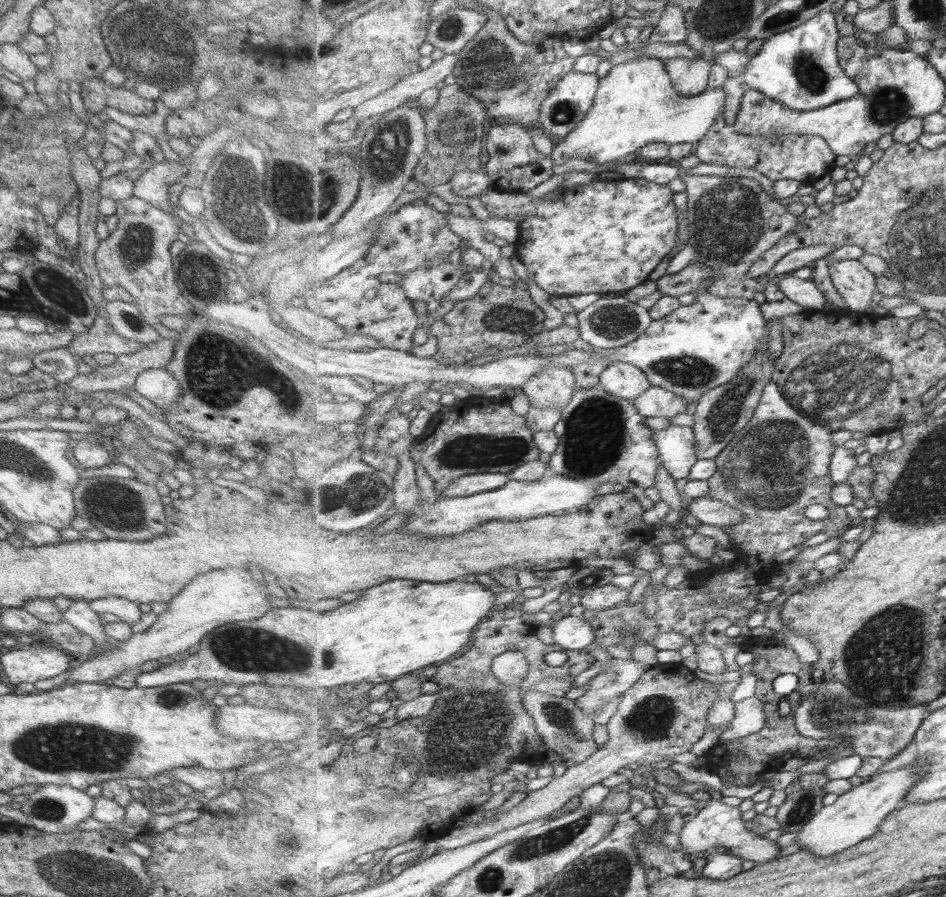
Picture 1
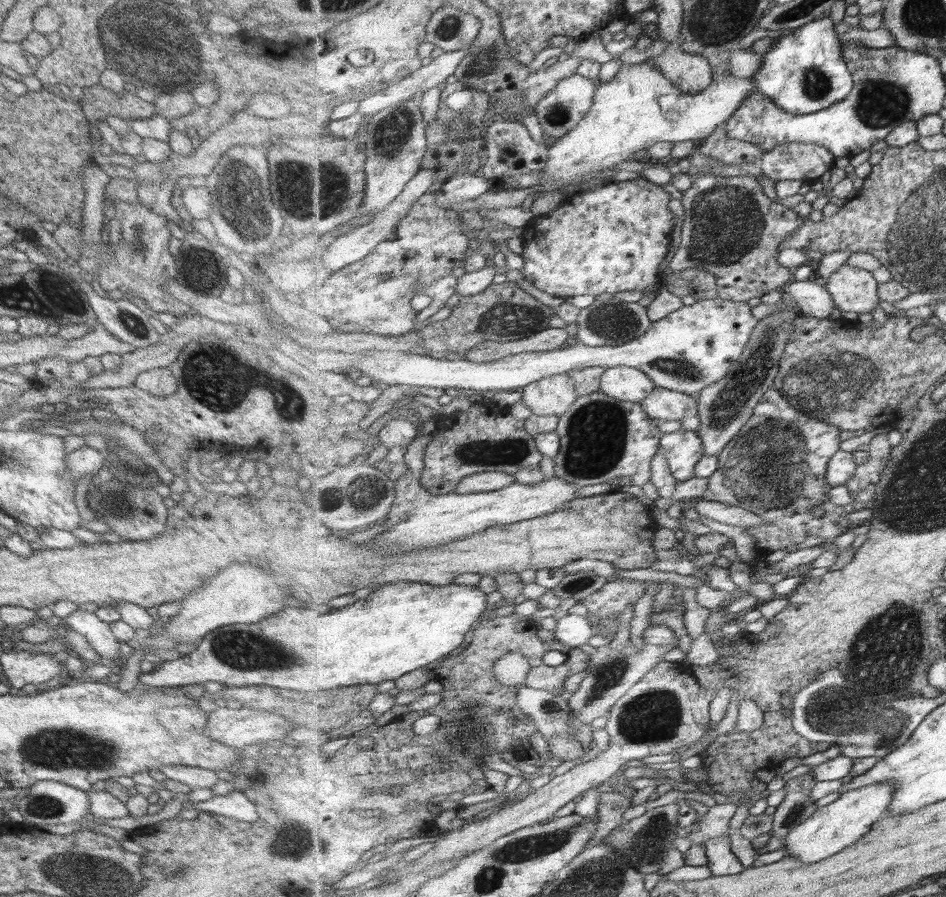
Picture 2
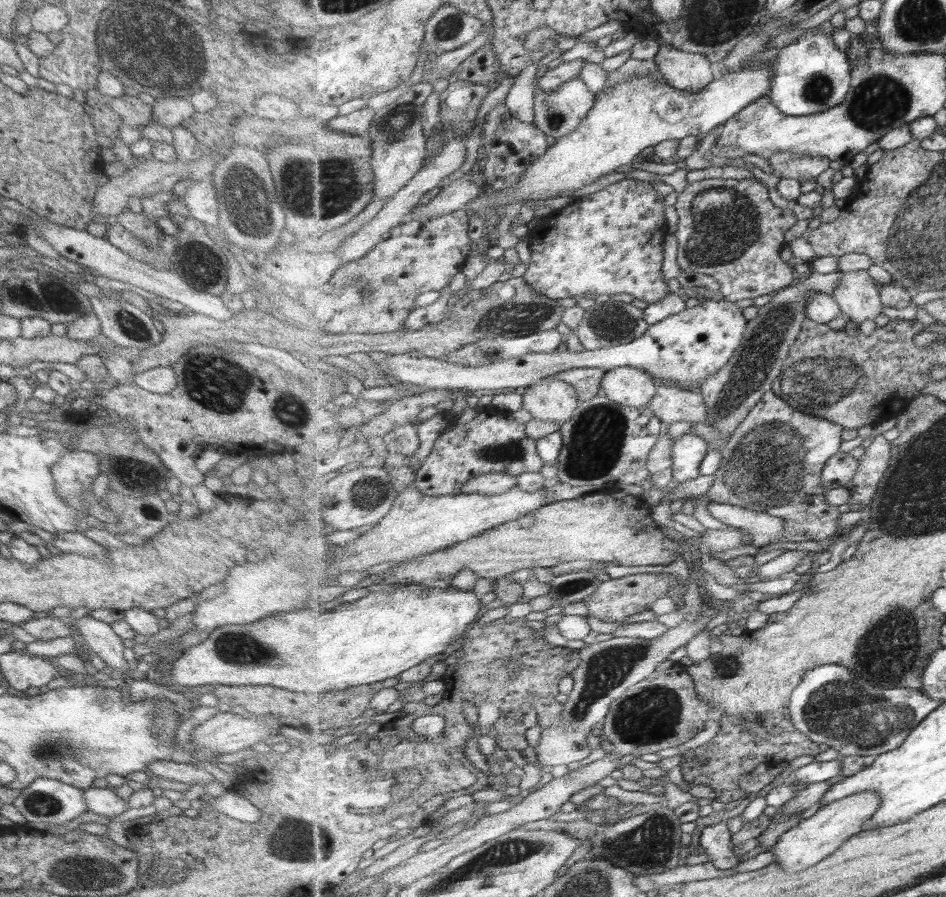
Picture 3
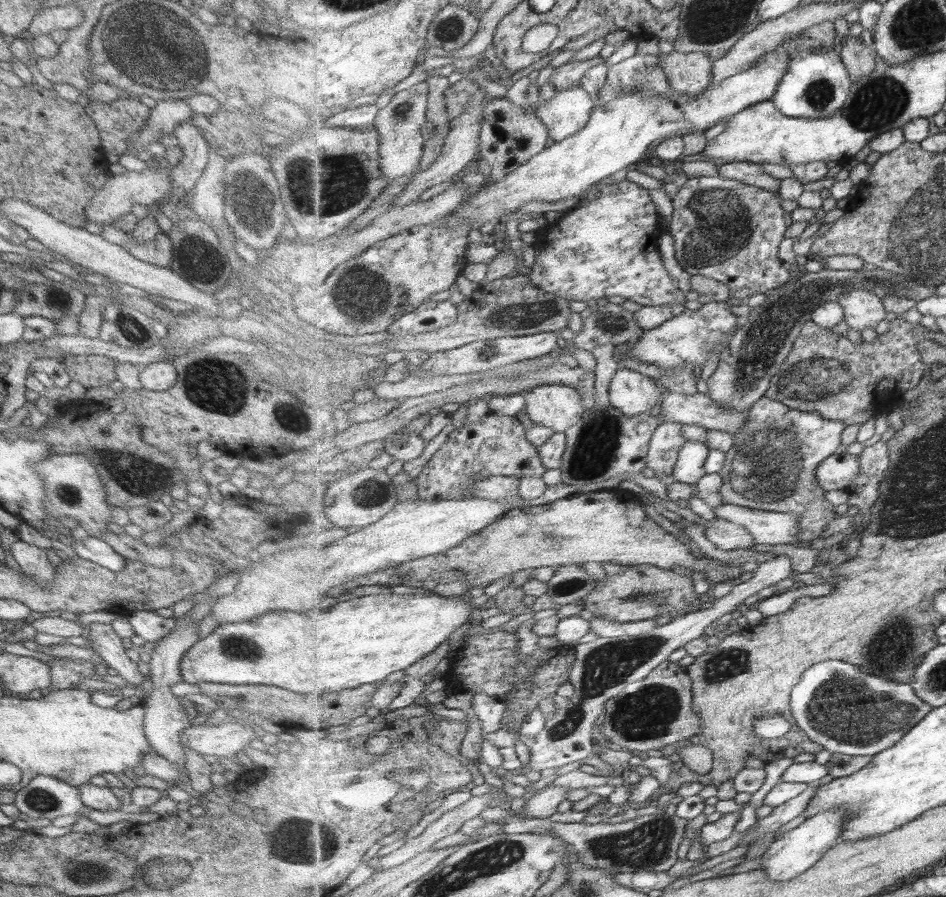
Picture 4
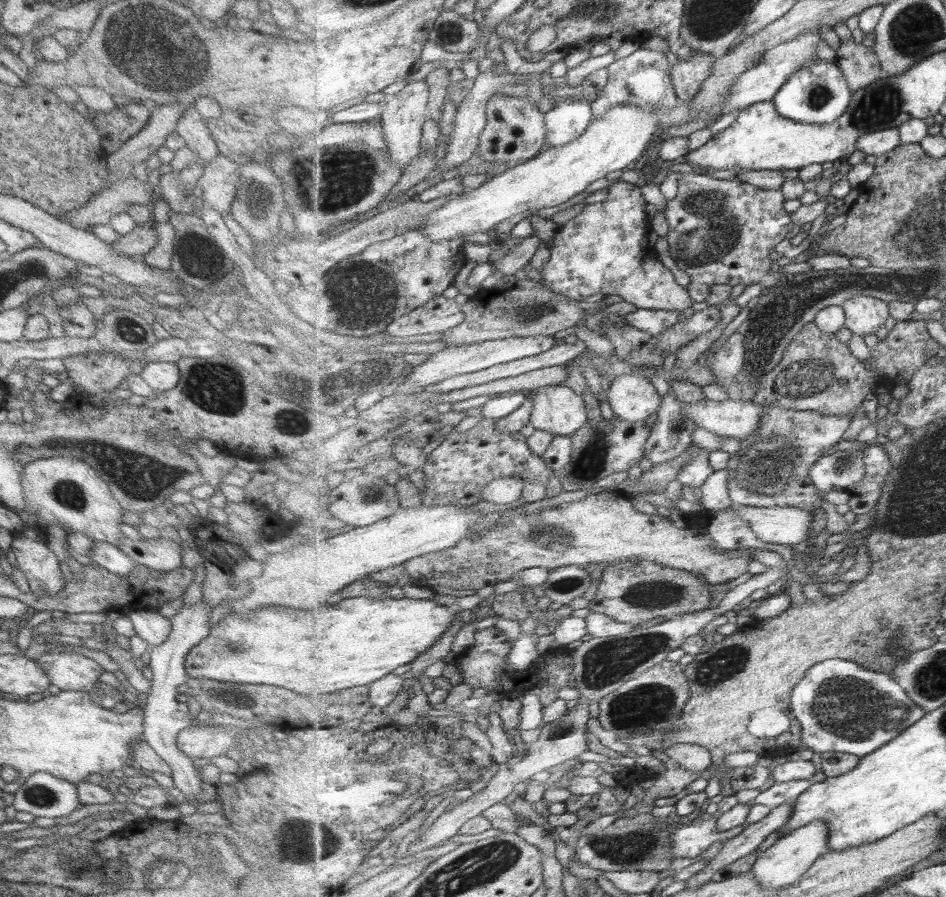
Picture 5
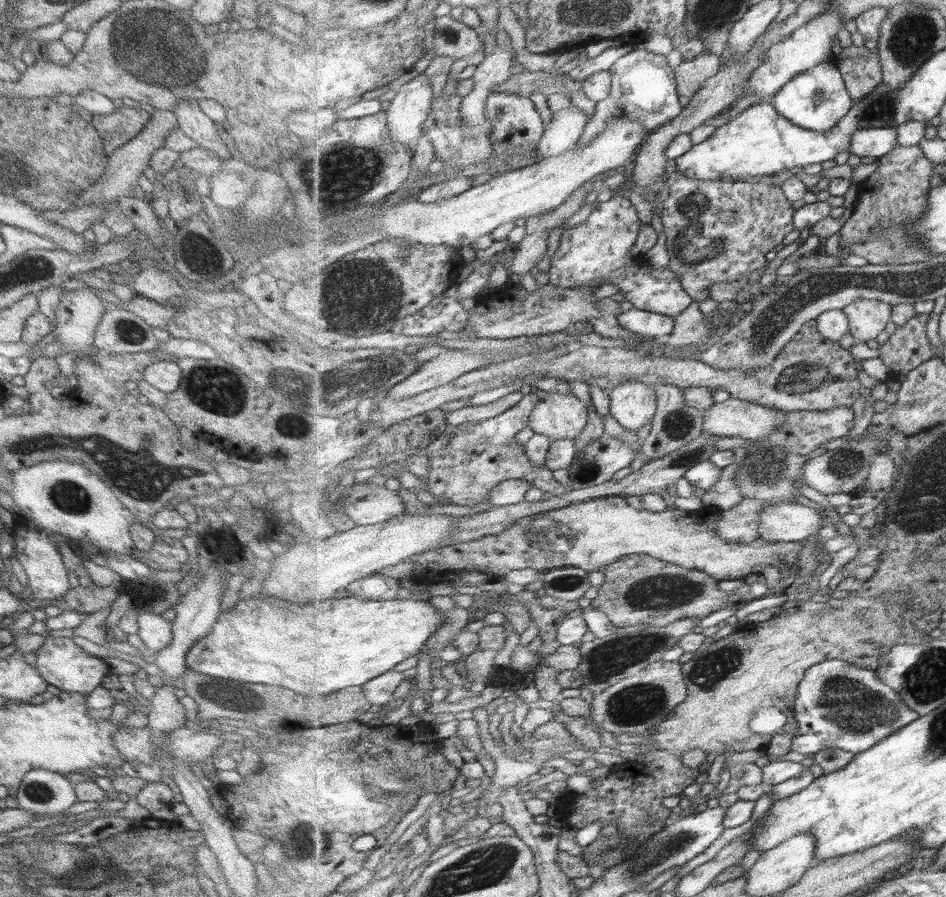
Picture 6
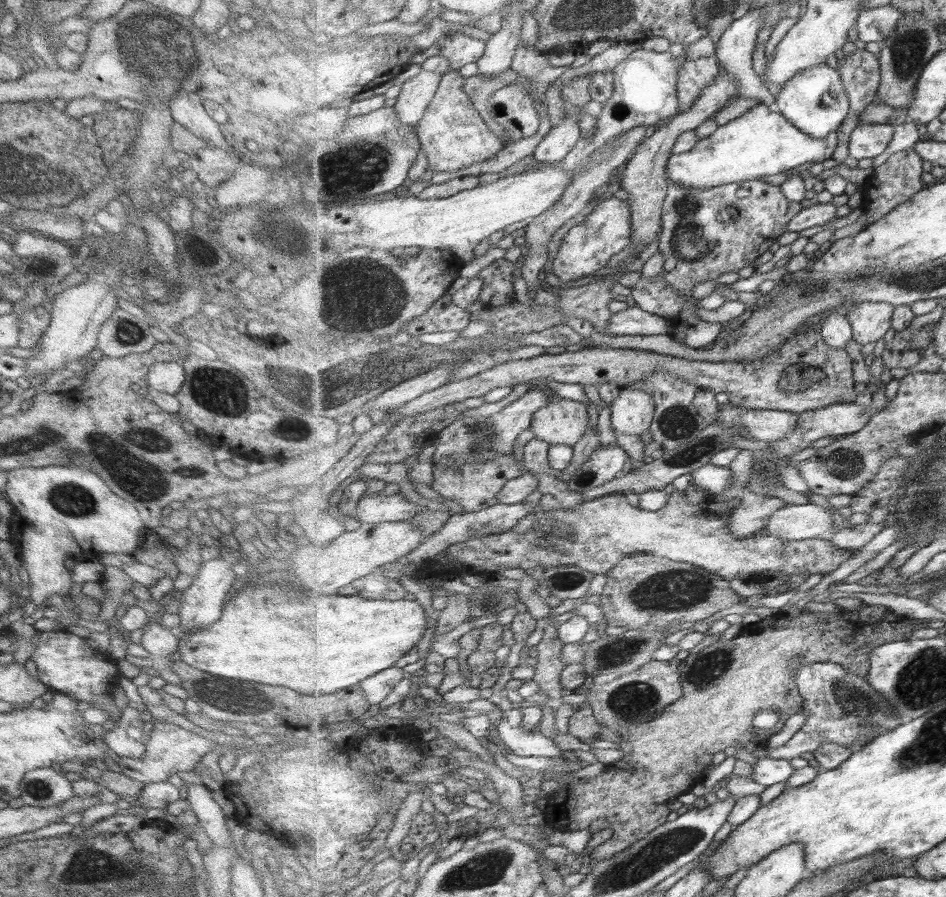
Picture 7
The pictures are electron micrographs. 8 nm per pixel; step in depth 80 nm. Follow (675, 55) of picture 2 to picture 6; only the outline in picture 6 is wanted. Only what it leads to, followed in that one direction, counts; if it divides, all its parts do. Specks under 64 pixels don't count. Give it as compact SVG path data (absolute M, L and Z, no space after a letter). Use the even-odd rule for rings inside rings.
M704 52L693 60L683 60L674 68L683 108L687 108L704 84L719 73L723 59L711 52Z

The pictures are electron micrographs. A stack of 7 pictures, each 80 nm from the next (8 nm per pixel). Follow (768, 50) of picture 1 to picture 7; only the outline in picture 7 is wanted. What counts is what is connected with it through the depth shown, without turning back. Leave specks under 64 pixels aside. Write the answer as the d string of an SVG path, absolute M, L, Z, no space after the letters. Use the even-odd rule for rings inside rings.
M821 64L788 80L776 97L775 110L785 115L799 130L813 138L827 138L839 130L850 113L850 98L838 68Z

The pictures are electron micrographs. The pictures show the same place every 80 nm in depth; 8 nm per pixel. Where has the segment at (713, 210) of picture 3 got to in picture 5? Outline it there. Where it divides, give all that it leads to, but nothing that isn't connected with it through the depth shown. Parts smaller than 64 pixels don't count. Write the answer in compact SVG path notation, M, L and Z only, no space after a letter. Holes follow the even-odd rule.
M687 172L678 176L678 191L676 197L667 202L664 216L668 223L668 250L677 260L681 268L681 253L683 253L683 270L691 274L691 283L688 286L689 298L694 302L703 302L707 298L709 288L713 284L729 284L749 286L757 283L762 290L775 288L786 277L780 270L771 273L771 252L775 252L777 244L787 241L787 234L795 228L792 213L785 210L784 191L765 190L754 184L737 179L720 180L710 175Z

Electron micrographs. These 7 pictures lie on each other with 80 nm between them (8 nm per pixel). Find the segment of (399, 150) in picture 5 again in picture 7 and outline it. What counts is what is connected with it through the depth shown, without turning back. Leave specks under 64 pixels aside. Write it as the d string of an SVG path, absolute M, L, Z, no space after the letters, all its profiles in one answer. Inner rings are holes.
M421 71L402 85L402 89L393 107L396 108L399 120L405 123L414 133L419 121L425 116L440 87L442 75L435 72Z

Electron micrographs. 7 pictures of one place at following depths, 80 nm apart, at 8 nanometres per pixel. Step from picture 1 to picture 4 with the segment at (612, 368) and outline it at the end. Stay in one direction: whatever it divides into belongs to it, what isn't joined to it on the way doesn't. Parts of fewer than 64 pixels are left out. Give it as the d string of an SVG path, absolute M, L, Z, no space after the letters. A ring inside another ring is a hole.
M618 368L608 389L610 404L629 417L656 409L661 394L655 379L630 368Z

